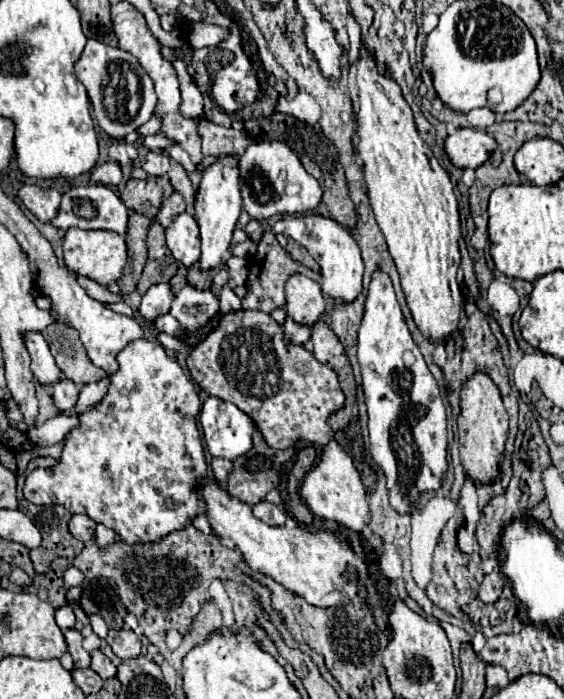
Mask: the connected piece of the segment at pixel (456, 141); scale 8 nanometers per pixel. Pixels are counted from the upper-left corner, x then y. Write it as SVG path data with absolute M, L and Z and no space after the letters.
M458 128L446 138L446 154L458 168L478 168L496 150L496 140L476 128Z

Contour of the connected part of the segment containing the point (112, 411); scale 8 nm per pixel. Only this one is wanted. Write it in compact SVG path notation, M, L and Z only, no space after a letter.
M132 340L116 360L120 368L110 376L106 396L78 416L78 426L64 438L58 464L28 474L24 498L32 504L58 504L72 514L86 514L96 524L114 530L118 540L126 544L158 544L168 534L192 524L198 514L206 514L202 480L208 476L208 464L196 426L200 398L194 382L156 340Z

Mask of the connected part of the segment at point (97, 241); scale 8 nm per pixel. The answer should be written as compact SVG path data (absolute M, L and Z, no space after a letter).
M70 228L64 236L64 264L78 276L92 278L94 282L108 286L122 276L122 268L126 266L126 242L122 234L108 230L80 230Z

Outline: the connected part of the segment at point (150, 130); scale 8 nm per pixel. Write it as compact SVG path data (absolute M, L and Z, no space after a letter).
M154 114L144 126L140 126L140 134L142 136L148 136L148 134L158 134L160 132L160 126L162 126L162 118L158 114Z

